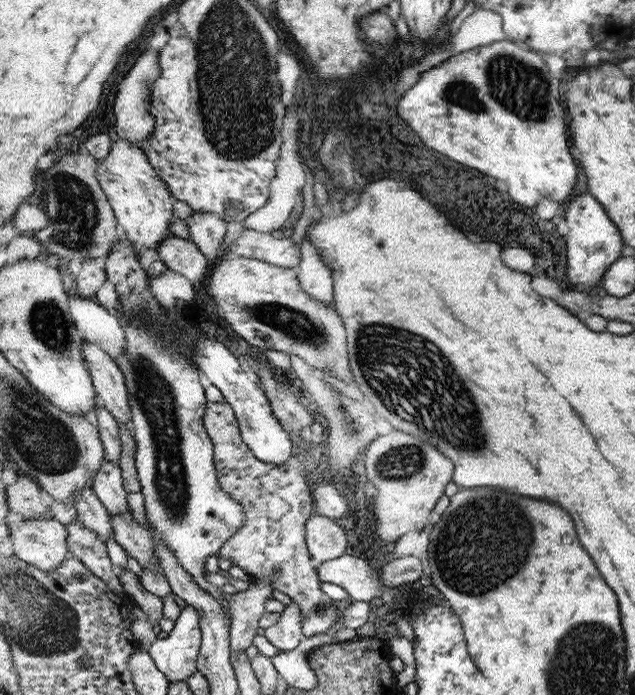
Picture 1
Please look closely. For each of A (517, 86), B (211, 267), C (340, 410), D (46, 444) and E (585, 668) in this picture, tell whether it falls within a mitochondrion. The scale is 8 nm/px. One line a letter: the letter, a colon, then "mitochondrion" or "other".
A: mitochondrion
B: other
C: mitochondrion
D: mitochondrion
E: mitochondrion

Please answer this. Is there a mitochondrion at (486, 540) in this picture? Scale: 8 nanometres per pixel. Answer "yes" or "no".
yes

